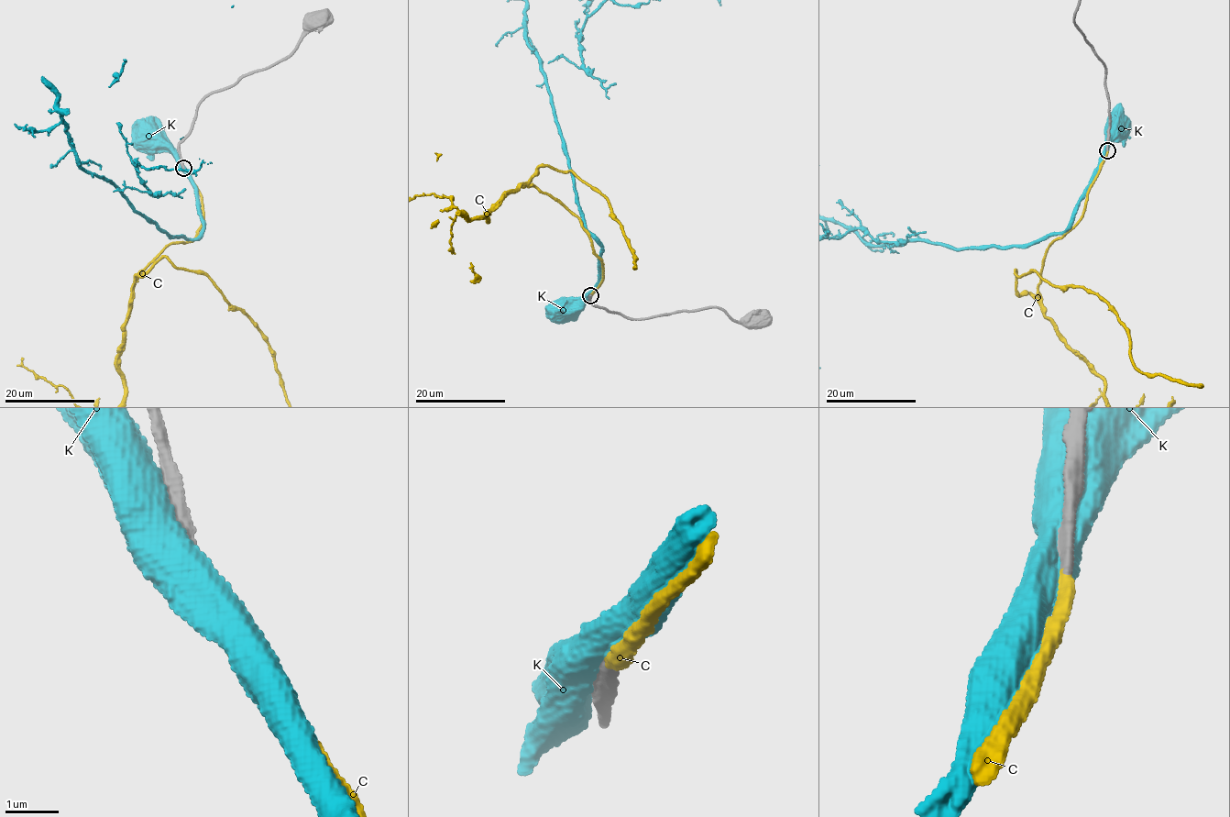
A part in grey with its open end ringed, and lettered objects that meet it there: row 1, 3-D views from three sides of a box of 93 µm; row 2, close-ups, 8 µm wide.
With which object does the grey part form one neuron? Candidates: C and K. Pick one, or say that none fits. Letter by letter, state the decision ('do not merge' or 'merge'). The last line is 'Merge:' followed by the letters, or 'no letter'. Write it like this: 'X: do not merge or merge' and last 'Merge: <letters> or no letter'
C: merge
K: do not merge
Merge: C

